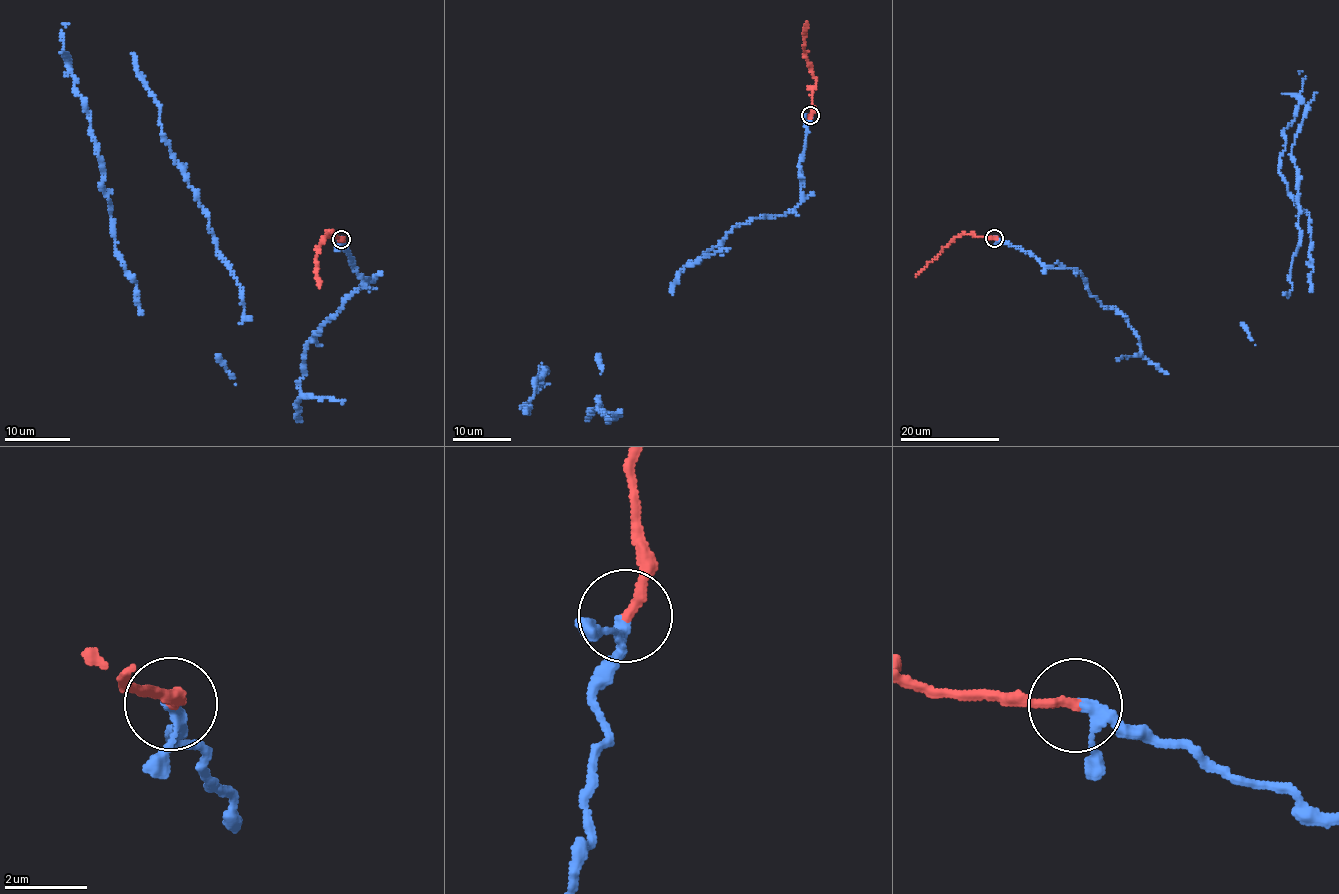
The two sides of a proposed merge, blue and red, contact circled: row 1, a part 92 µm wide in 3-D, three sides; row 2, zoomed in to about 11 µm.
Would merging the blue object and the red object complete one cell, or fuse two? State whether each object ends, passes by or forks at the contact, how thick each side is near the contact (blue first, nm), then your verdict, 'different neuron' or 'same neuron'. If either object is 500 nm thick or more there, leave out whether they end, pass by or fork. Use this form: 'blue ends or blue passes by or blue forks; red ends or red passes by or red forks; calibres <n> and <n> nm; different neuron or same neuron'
blue passes by; red ends; calibres 200 and 240 nm; same neuron

